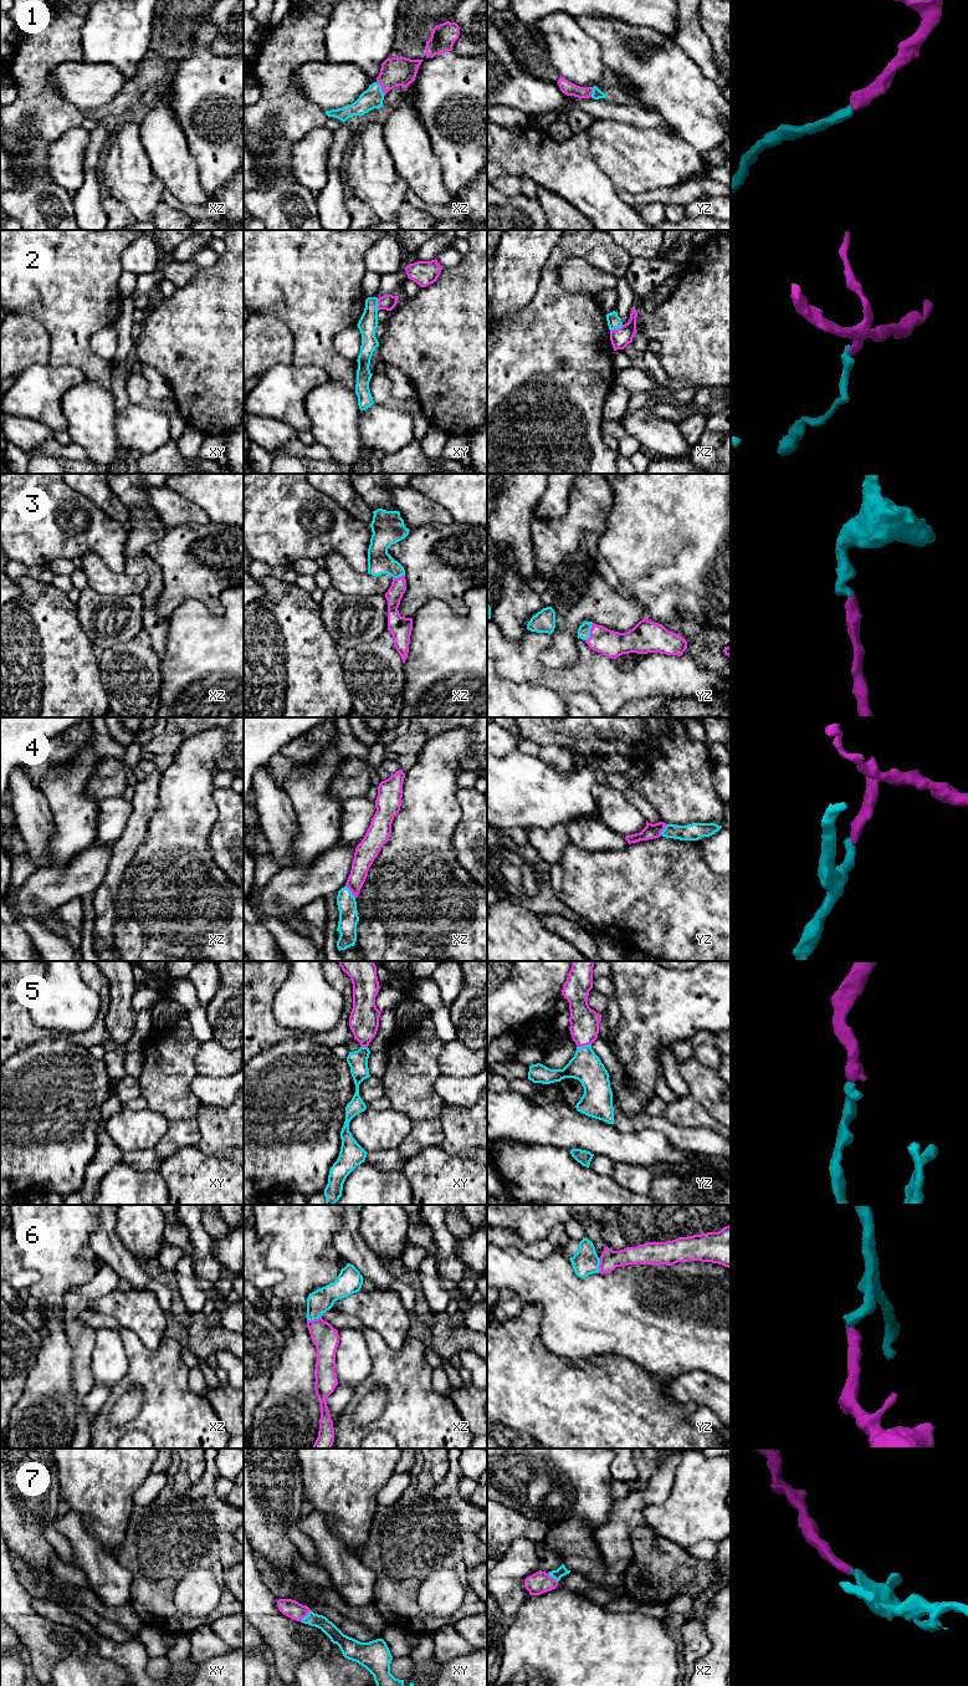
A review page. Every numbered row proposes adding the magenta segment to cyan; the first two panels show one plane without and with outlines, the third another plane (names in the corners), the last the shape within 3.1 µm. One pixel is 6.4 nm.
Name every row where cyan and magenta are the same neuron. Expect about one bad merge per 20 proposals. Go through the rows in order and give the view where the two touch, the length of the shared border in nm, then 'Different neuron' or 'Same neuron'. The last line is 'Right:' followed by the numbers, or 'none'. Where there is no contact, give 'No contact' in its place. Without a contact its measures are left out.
1: Touches cyan in xz. Shared border 110 nm. Same neuron
2: Touches cyan in xz. Shared border 100 nm. Different neuron
3: Touches cyan in yz. Shared border 130 nm. Same neuron
4: Touches cyan in xz. Shared border 110 nm. Same neuron
5: Touches cyan in yz. Shared border 100 nm. Same neuron
6: Touches cyan in xz. Shared border 100 nm. Same neuron
7: Touches cyan in xy. Shared border 100 nm. Same neuron
Right: 1, 3, 4, 5, 6, 7

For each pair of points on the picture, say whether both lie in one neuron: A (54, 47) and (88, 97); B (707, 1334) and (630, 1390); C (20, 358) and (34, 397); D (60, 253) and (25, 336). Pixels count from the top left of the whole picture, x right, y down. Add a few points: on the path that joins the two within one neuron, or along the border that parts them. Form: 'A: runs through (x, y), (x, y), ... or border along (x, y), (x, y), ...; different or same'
A: border along (82, 60), (63, 61), (55, 69), (54, 90); different
B: border along (646, 1370), (661, 1379); different
C: border along (47, 363), (31, 364), (16, 377); different
D: border along (13, 311), (31, 315), (45, 328), (50, 341); different

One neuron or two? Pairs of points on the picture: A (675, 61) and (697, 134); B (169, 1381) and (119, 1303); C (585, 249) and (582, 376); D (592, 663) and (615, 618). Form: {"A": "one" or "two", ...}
{"A": "one", "B": "two", "C": "one", "D": "two"}

